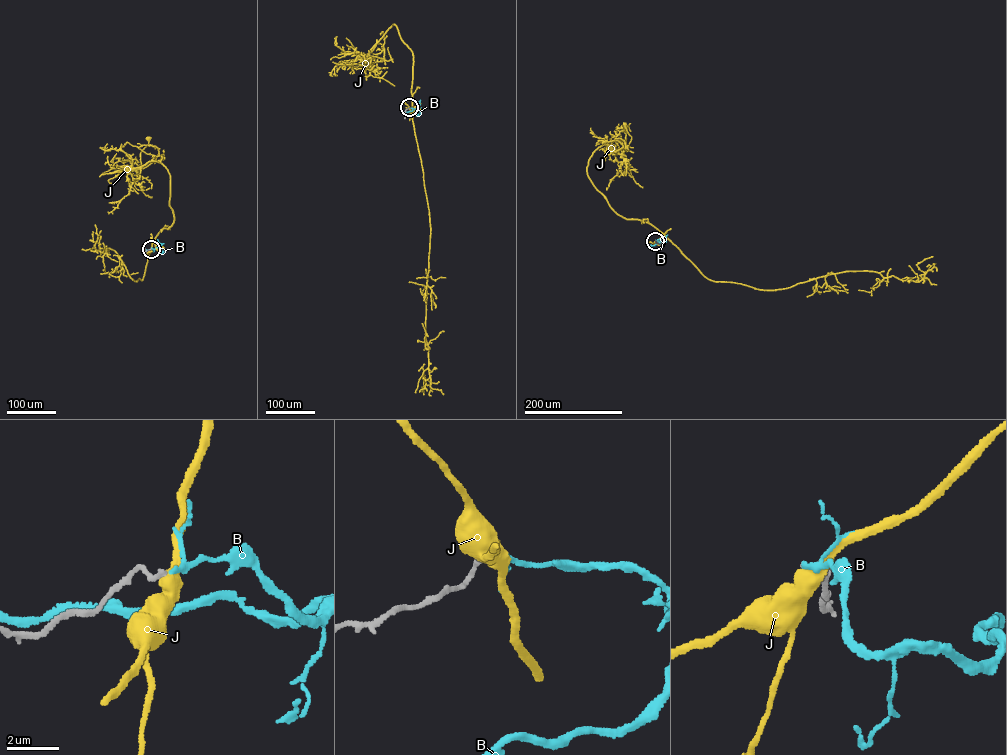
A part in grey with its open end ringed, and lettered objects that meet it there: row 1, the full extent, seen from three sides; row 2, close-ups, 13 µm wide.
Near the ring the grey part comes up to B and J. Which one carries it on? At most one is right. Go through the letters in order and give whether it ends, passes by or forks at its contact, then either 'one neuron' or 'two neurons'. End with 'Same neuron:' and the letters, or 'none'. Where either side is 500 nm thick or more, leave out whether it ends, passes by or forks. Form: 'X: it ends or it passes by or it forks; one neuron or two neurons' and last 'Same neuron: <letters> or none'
B: it passes by; one neuron
J: two neurons
Same neuron: B

